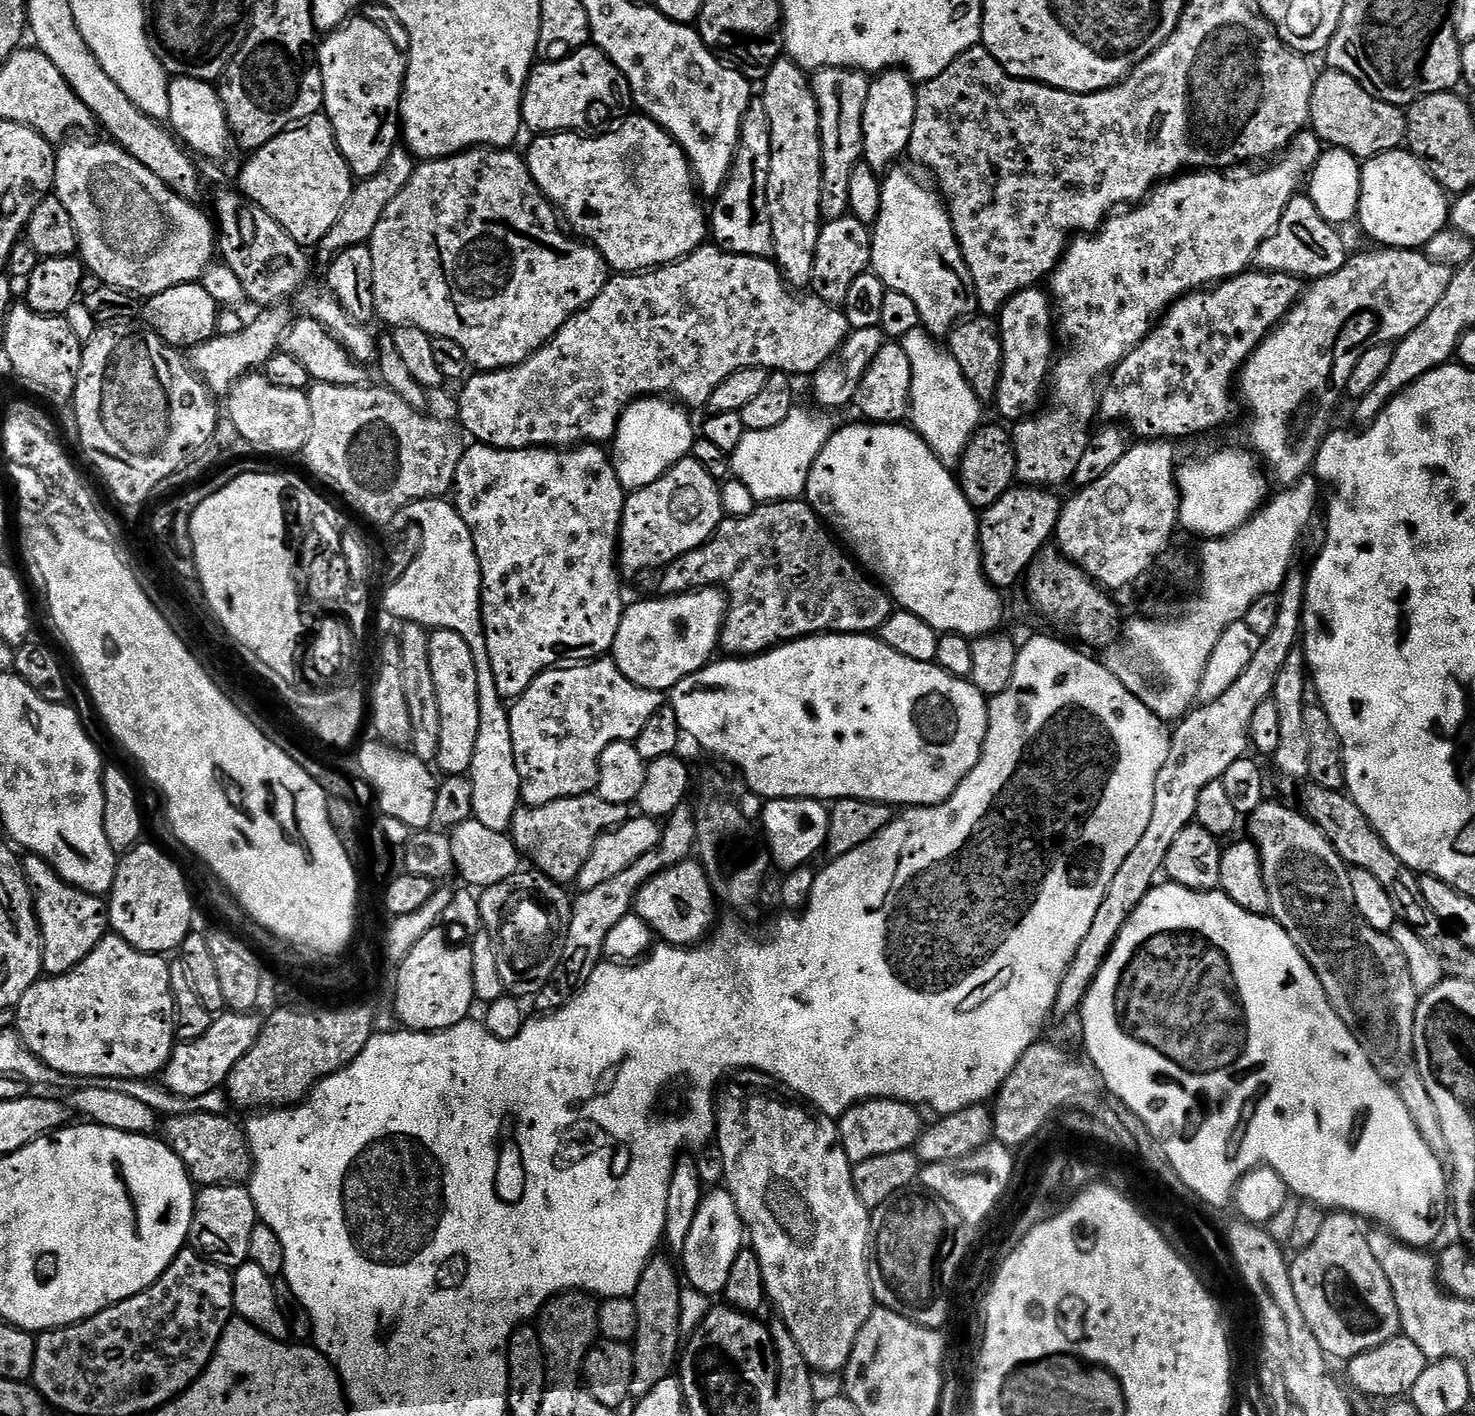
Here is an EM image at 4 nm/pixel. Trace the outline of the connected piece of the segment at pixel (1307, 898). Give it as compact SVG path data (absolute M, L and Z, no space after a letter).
M1265 802L1246 820L1247 835L1260 852L1262 874L1270 894L1271 919L1284 927L1294 946L1298 946L1306 962L1310 962L1322 982L1322 990L1326 990L1326 998L1342 1022L1355 1032L1358 1042L1372 1059L1374 1070L1378 1070L1384 1080L1398 1082L1406 1073L1413 1071L1416 1054L1414 1018L1418 993L1410 978L1410 966L1406 966L1406 958L1402 950L1398 950L1398 942L1394 942L1389 933L1374 930L1374 926L1358 914L1354 906L1354 889L1350 886L1349 865L1344 863L1338 850L1334 850L1330 838L1326 838L1323 830L1303 811L1293 808Z

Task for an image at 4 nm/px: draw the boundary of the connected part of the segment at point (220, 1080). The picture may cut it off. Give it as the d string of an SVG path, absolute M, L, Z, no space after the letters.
M225 1011L212 1021L210 1030L202 1038L194 1038L177 1043L172 1050L172 1057L162 1073L162 1081L176 1096L185 1101L202 1094L223 1089L228 1083L230 1070L242 1062L244 1055L258 1042L258 1034L264 1028L264 1020L256 1017L255 1011Z

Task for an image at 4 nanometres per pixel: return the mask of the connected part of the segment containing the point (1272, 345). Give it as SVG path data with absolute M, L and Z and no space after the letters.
M1386 247L1376 251L1380 252L1349 255L1342 270L1311 281L1296 305L1257 346L1238 373L1239 395L1240 392L1244 395L1253 416L1247 443L1266 465L1271 479L1275 483L1277 480L1280 486L1296 484L1313 471L1318 450L1333 427L1332 411L1340 400L1336 388L1347 389L1348 375L1358 366L1358 358L1374 346L1395 345L1396 341L1406 338L1438 306L1442 294L1446 294L1446 286L1450 286L1453 269L1434 262L1423 251Z

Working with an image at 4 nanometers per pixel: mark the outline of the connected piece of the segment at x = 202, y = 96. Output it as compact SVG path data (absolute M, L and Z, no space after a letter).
M178 76L169 79L168 93L170 114L167 123L180 142L191 149L197 157L209 156L212 160L220 160L234 148L232 127L228 124L220 93L209 81Z

